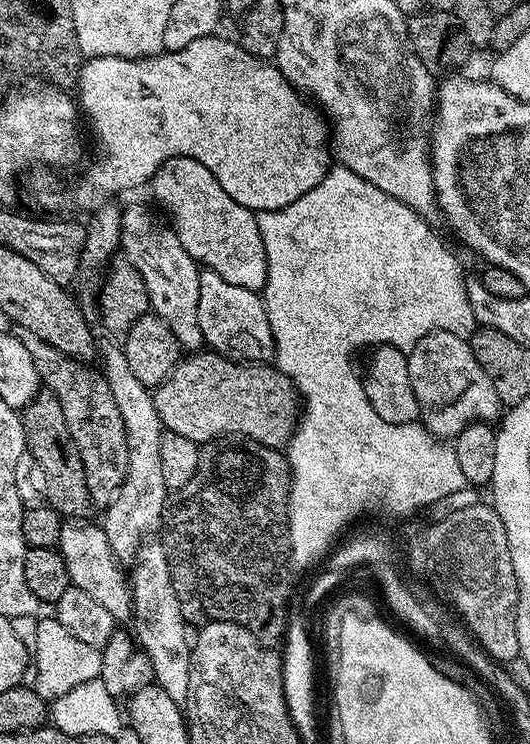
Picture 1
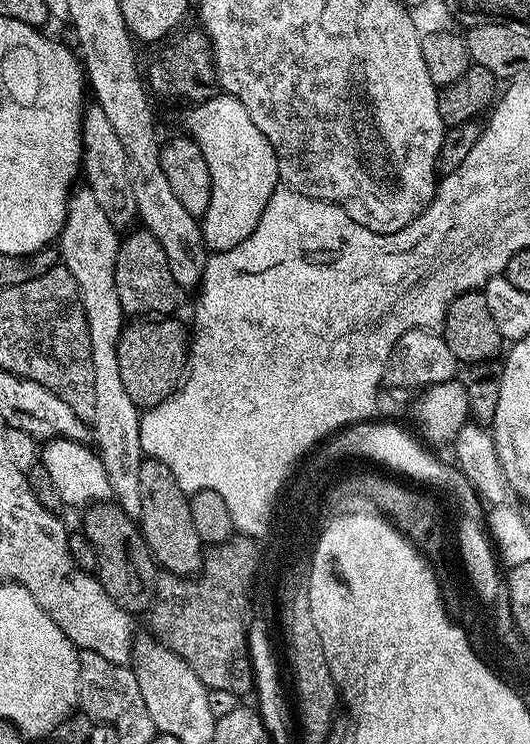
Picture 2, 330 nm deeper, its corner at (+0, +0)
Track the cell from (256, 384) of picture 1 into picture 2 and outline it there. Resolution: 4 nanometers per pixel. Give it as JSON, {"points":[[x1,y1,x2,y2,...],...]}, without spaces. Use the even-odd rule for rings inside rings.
{"points":[[140,318,125,327,118,342,118,371,122,373,126,394,130,394,138,409,153,408,154,405,167,400,180,387,186,372,189,343,189,329,185,325,183,328,176,318]]}

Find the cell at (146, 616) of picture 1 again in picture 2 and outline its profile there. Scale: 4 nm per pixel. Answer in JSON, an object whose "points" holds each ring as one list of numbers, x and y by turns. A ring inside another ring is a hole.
{"points":[[80,186,68,198,68,213,58,237,58,251,63,264,74,274,80,301,86,314,90,334,90,362,94,366,94,418,90,432,96,436,95,451,100,453,102,466,110,478,112,496,127,516,139,517,142,493,138,487,141,411,126,394,122,373,118,371,118,342,126,327,126,314,118,302,116,259,120,249,121,233,106,218,98,198,86,186]]}

